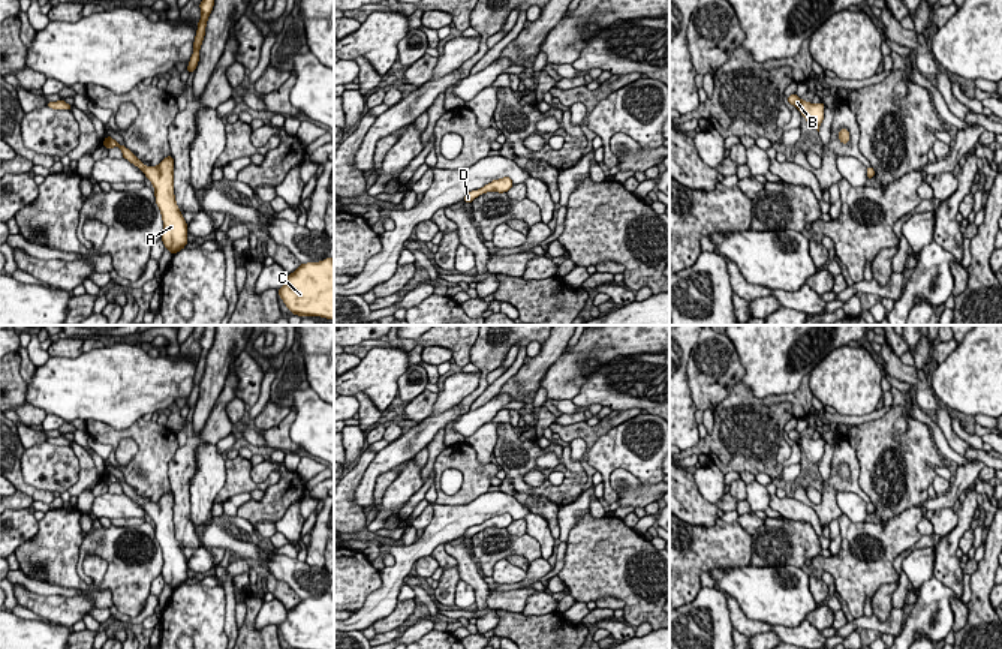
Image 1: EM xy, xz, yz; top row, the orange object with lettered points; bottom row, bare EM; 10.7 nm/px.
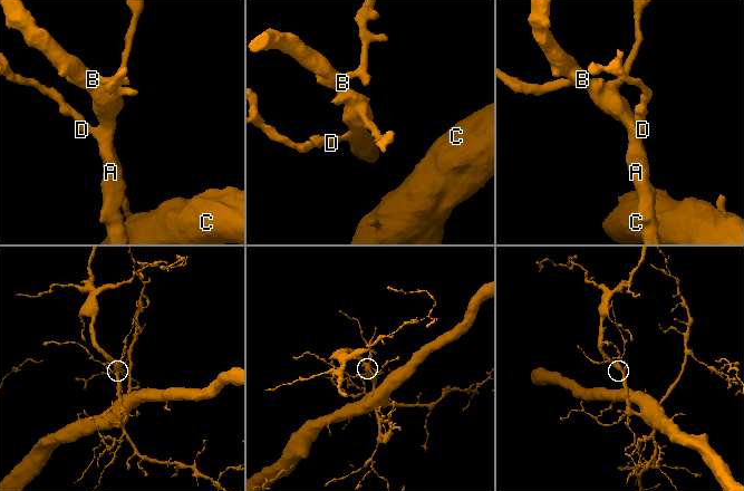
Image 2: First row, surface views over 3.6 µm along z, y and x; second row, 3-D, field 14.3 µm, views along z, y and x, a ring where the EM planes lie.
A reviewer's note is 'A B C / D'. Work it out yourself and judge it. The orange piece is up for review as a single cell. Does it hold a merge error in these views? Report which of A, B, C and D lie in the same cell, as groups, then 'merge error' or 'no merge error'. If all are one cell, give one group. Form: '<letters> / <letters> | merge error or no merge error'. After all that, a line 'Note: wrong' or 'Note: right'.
A B C D | no merge error
Note: wrong

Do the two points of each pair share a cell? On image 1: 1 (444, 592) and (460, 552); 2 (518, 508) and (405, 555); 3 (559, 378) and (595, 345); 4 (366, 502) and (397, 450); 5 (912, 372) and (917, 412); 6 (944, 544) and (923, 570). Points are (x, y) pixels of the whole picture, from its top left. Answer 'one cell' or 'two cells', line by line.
1: two cells
2: one cell
3: one cell
4: one cell
5: two cells
6: two cells

